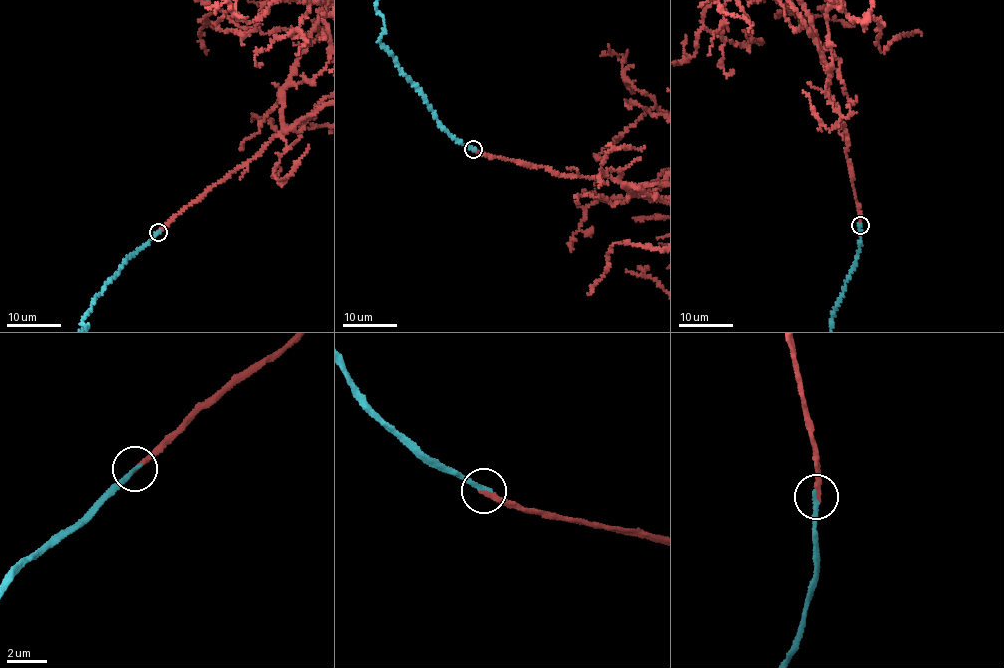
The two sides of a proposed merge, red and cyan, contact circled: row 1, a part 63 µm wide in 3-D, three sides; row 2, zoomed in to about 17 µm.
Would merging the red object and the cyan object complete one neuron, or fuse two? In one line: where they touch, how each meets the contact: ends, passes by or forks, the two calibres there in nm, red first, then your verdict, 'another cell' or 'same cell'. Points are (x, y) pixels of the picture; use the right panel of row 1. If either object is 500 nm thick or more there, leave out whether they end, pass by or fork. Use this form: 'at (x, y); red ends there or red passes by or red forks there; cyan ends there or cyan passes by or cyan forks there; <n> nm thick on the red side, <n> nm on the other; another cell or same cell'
at (860, 225); red ends there; cyan ends there; 240 nm thick on the red side, 240 nm on the other; same cell

